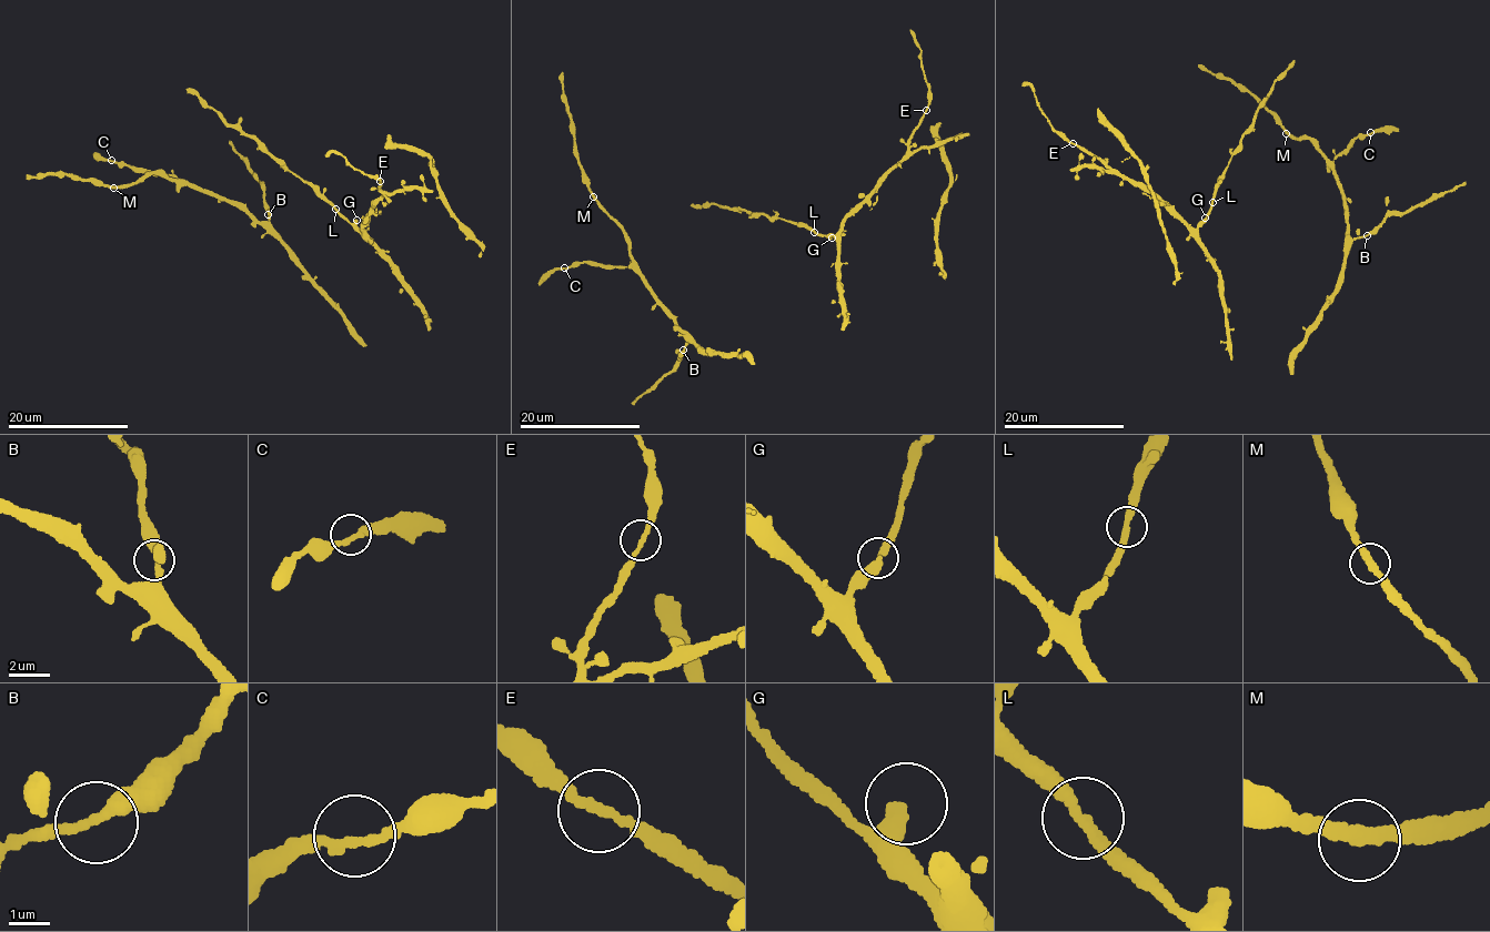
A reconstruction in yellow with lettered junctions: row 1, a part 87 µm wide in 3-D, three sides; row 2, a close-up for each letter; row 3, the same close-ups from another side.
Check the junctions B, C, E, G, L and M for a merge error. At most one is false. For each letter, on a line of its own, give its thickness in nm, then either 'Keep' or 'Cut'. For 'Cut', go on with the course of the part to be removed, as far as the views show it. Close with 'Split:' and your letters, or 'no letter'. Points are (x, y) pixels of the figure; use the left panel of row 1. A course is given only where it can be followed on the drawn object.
B: Thickness 300 nm. Keep
C: Thickness 240 nm. Keep
E: Thickness 260 nm. Keep
G: Thickness 320 nm. Keep
L: Thickness 300 nm. Keep
M: Thickness 320 nm. Keep
Split: no letter

